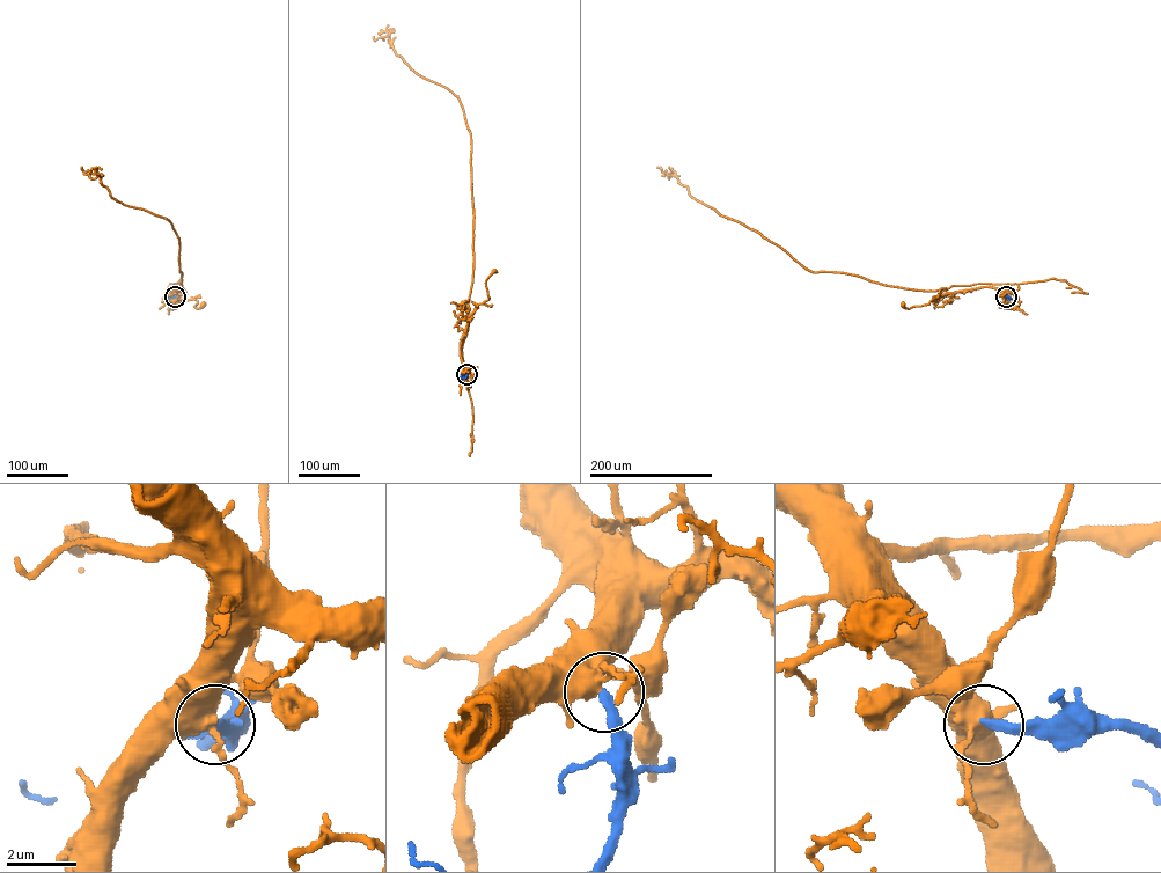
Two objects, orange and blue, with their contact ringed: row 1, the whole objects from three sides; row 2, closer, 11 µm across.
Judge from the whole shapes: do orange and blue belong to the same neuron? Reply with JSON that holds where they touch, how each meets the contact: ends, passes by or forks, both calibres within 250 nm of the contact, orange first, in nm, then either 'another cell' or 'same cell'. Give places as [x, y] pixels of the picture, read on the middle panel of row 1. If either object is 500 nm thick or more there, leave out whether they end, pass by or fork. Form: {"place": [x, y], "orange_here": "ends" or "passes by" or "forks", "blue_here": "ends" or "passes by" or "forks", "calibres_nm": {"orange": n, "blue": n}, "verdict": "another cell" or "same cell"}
{"place": [467, 374], "orange_here": "forks", "blue_here": "ends", "calibres_nm": {"orange": 400, "blue": 280}, "verdict": "same cell"}

